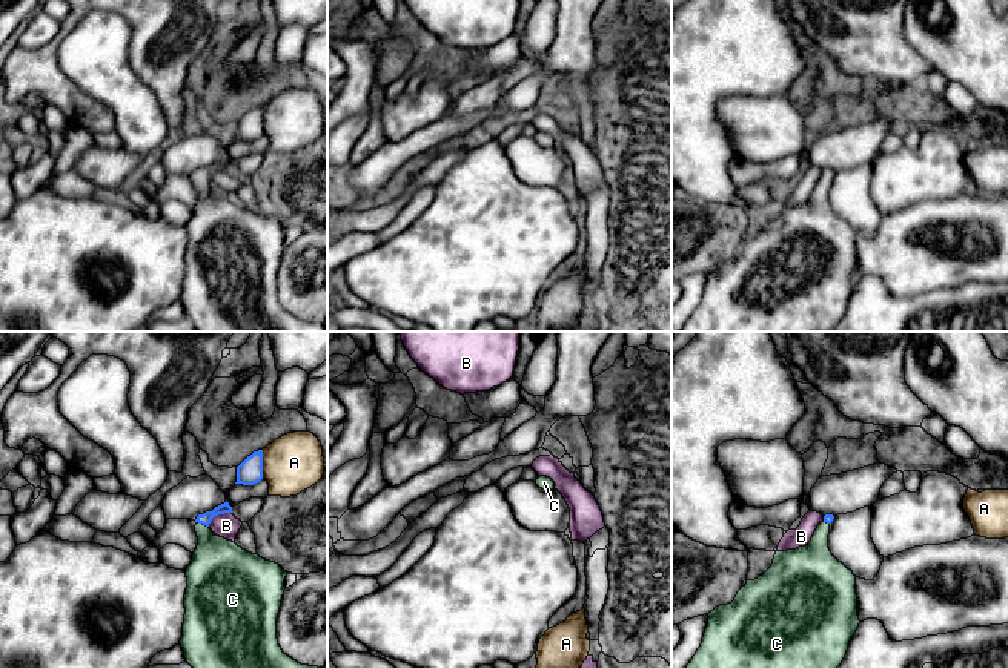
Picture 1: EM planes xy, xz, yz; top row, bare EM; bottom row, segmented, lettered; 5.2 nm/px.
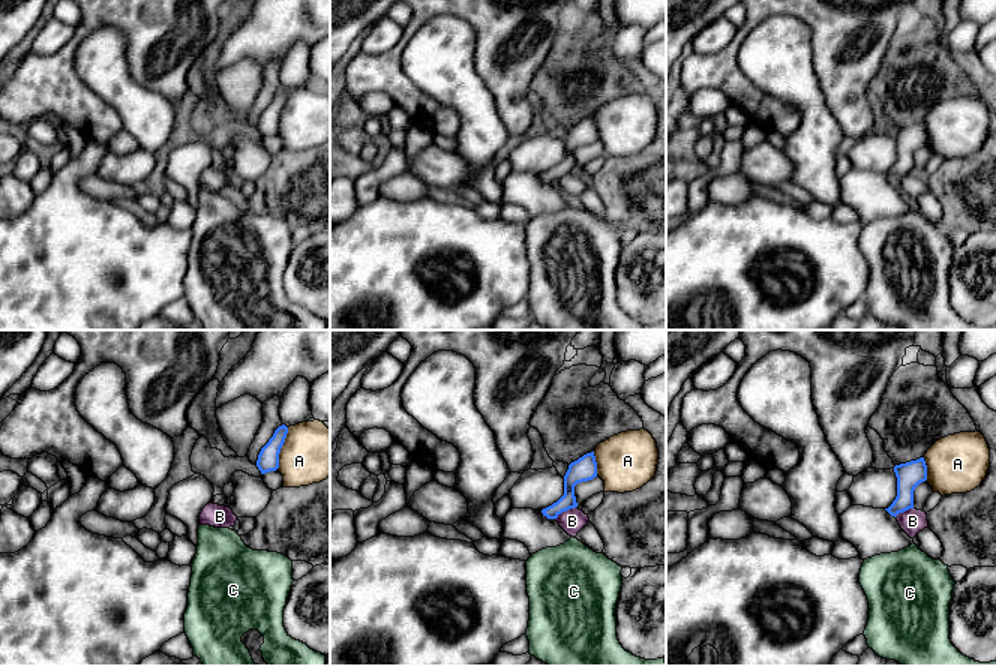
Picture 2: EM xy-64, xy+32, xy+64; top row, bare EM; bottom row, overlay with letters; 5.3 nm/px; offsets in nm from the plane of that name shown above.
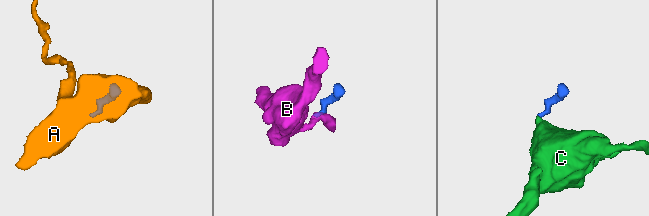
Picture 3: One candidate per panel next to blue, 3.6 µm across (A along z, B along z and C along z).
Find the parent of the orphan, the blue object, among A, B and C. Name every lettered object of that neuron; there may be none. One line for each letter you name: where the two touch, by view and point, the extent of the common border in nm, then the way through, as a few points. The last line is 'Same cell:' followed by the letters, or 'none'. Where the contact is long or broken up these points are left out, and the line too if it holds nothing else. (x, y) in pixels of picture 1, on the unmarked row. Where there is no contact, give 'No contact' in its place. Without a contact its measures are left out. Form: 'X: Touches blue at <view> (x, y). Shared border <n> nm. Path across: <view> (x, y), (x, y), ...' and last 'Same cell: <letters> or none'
C: Touches blue at xy (203, 180). Shared border 70 nm. Path across: xy (205, 174), (203, 180), (203, 189), (220, 224)
Same cell: C

